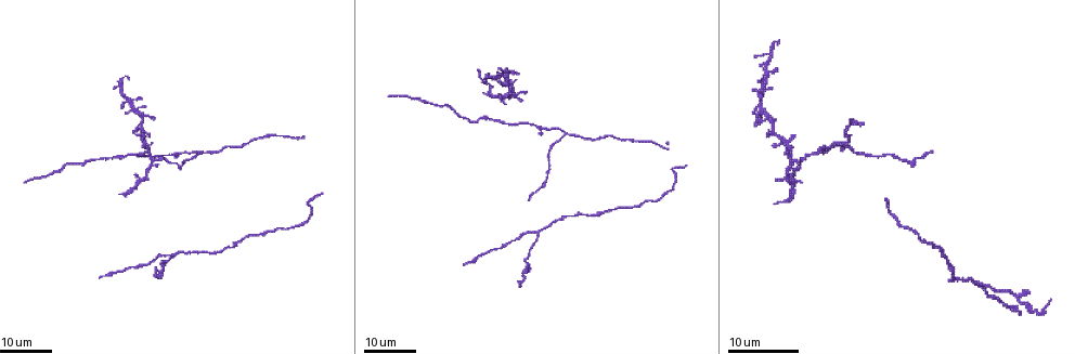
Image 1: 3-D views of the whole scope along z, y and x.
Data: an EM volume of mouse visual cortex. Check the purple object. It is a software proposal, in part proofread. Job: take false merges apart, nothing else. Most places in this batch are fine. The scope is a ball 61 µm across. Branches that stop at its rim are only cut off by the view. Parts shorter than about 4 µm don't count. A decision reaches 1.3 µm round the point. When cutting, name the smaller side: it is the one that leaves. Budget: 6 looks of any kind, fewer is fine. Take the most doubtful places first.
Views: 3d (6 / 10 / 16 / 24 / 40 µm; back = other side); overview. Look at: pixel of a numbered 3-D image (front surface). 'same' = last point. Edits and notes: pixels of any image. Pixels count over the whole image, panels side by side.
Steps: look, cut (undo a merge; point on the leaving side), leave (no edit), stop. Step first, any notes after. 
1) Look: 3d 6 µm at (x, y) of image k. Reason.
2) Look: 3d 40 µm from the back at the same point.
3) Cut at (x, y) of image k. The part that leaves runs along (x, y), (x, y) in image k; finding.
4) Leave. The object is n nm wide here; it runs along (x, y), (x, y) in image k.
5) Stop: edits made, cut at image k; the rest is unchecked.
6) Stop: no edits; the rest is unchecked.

Look: 3d 16 µm at (173, 256) of image 1. Two arms in line, one across.

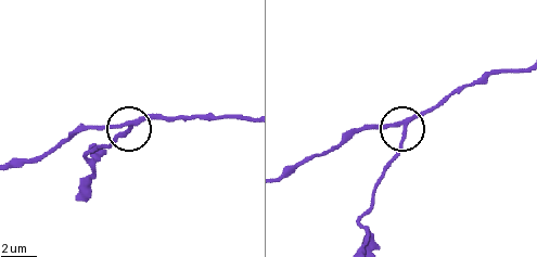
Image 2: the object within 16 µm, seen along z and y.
Look: 3d 10 µm at (405, 132) of image 2. Zoom in.

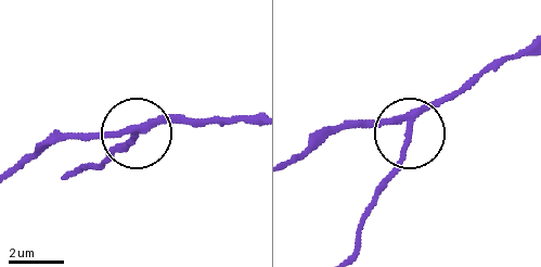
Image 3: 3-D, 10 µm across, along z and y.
Leave. It runs along (528, 46), (493, 60), (416, 118), (388, 186) in image 3; one neuron here.

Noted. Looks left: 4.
Look: 3d 16 µm at (566, 134) of image 1. Branch point.

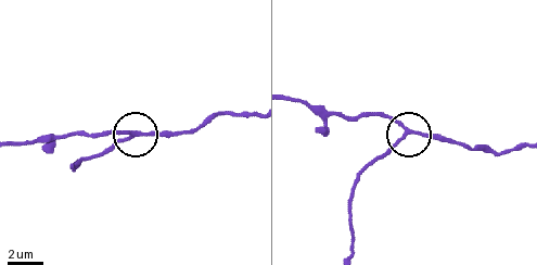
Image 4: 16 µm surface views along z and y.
Look: 3d 6 µm at (407, 133) of image 4.

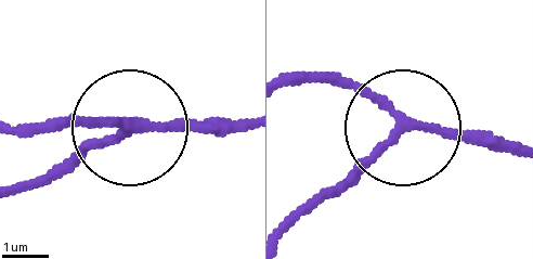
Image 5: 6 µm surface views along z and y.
Leave. The object is 180 nm wide here; all the same neuron.

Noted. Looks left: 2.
Look: 3d 24 µm at (151, 165) of image 1. Three-way junction.

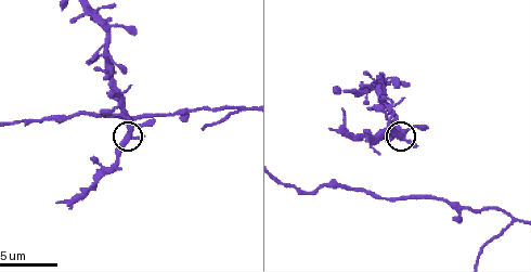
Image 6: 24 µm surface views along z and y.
Look: 3d 6 µm at (401, 133) of image 6. Zoom in.

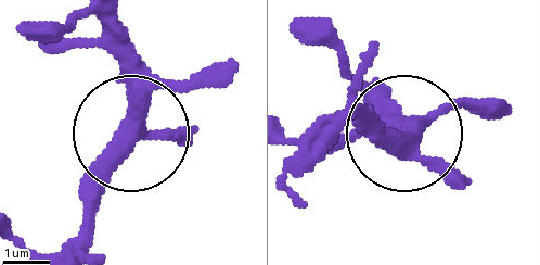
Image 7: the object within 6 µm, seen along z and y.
Leave. The side arm is 10 µm long; all the same neuron.

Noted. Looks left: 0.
Stop: no edits; the rest is unchecked.

